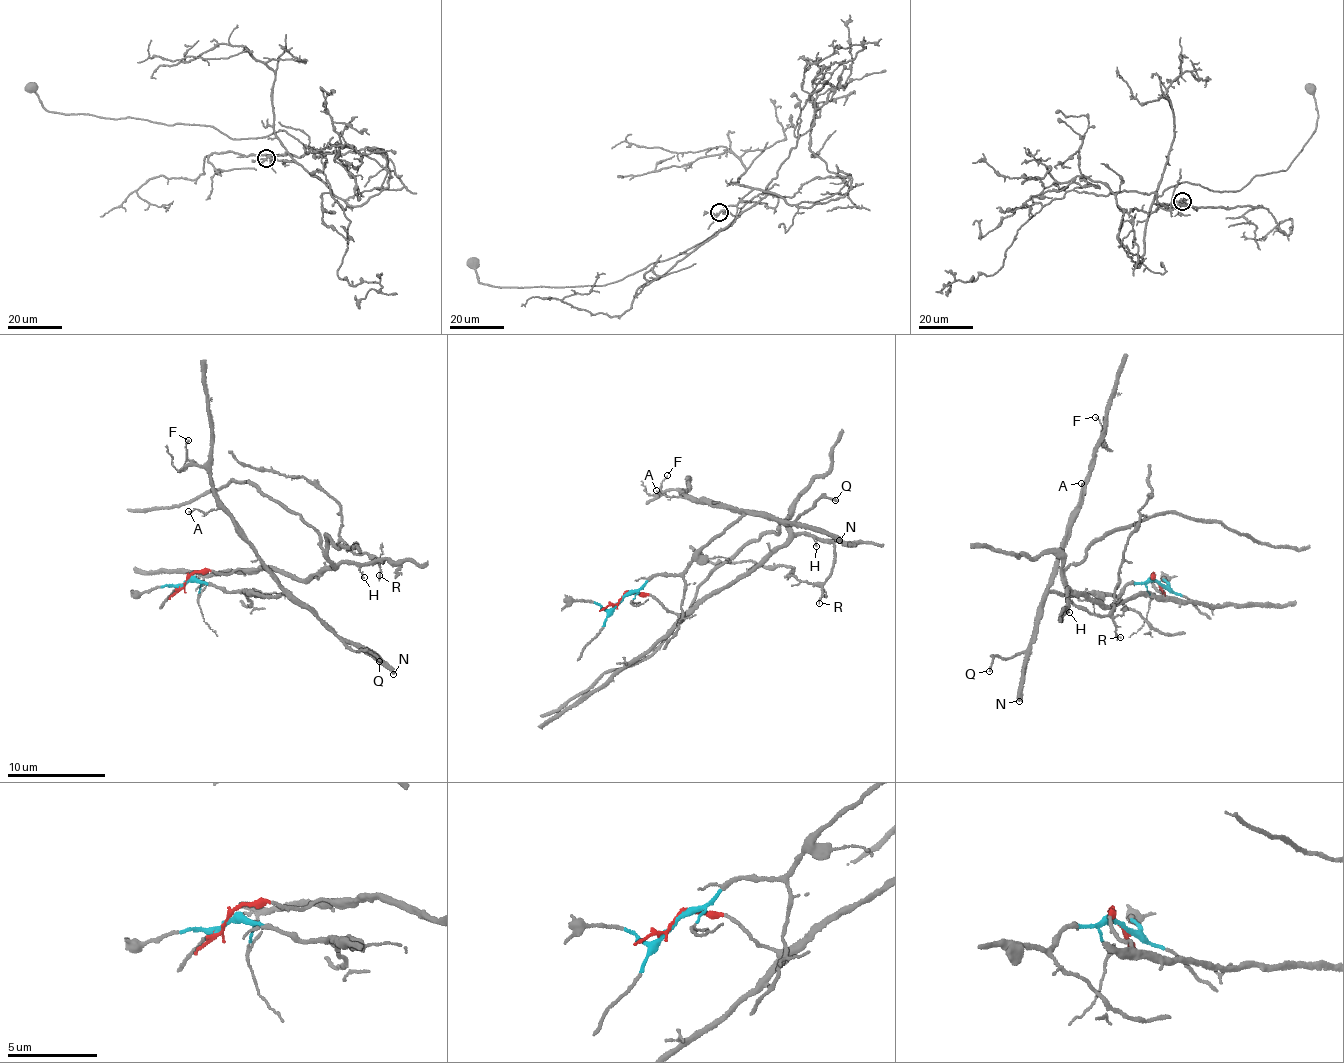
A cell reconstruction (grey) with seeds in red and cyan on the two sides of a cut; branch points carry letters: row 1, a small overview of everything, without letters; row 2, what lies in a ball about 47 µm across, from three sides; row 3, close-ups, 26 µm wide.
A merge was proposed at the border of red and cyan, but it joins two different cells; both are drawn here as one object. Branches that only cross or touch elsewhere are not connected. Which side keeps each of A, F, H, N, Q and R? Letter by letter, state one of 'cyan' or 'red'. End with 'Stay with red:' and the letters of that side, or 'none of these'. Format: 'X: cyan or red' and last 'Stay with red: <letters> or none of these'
A: cyan
F: cyan
H: red
N: cyan
Q: cyan
R: red
Stay with red: H, R

